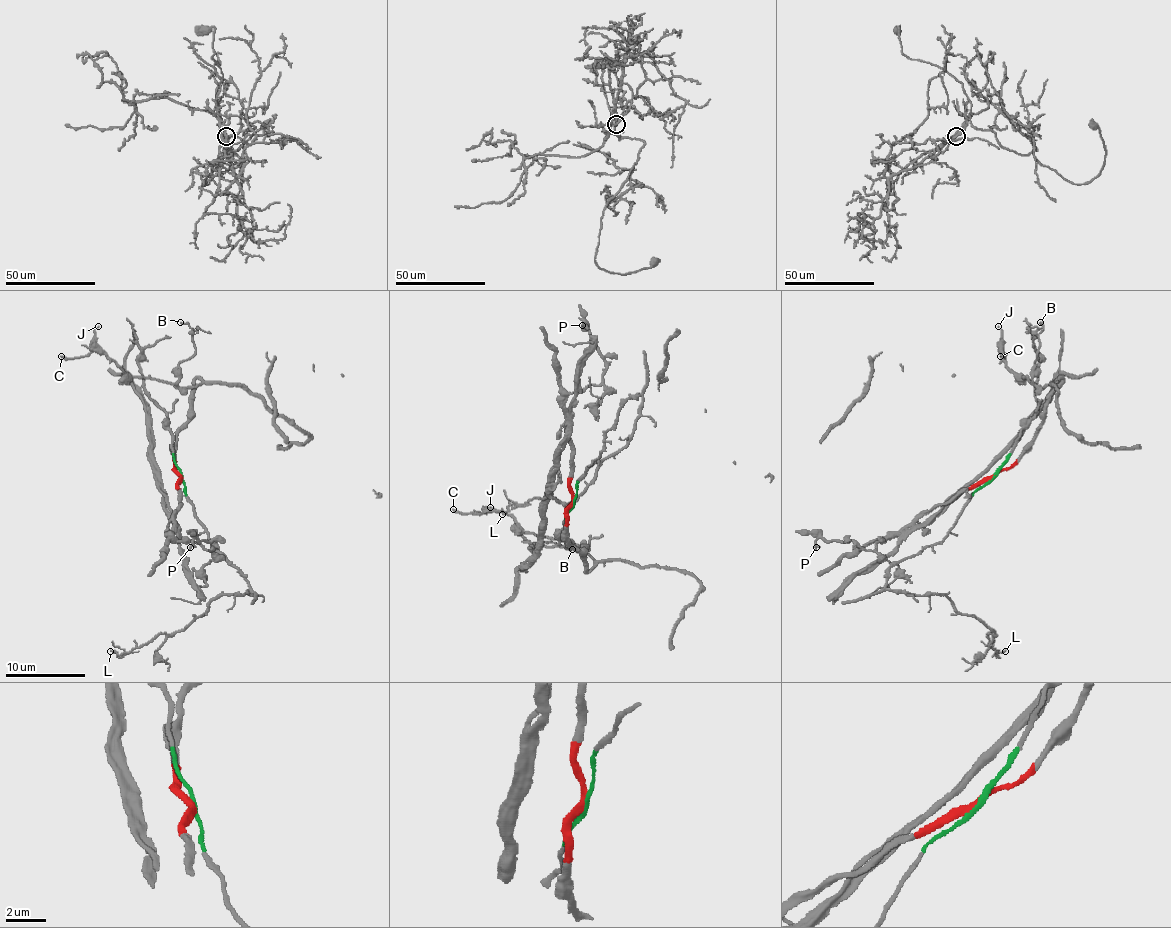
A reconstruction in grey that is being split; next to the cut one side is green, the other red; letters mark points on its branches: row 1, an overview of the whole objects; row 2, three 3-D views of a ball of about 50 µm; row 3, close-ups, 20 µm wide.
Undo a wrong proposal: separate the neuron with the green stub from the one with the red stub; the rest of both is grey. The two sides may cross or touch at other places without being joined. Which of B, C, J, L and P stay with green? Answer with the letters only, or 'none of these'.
L

